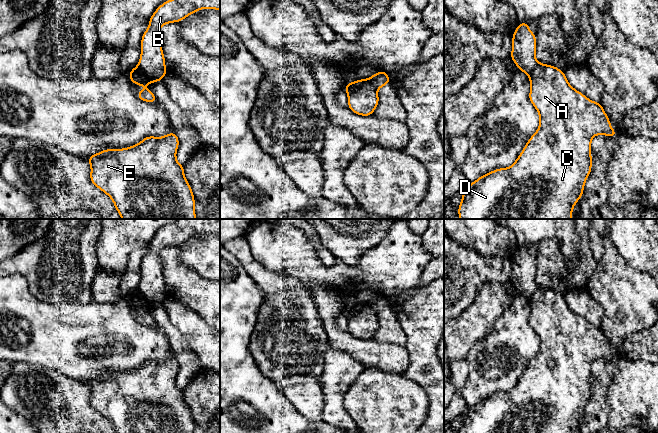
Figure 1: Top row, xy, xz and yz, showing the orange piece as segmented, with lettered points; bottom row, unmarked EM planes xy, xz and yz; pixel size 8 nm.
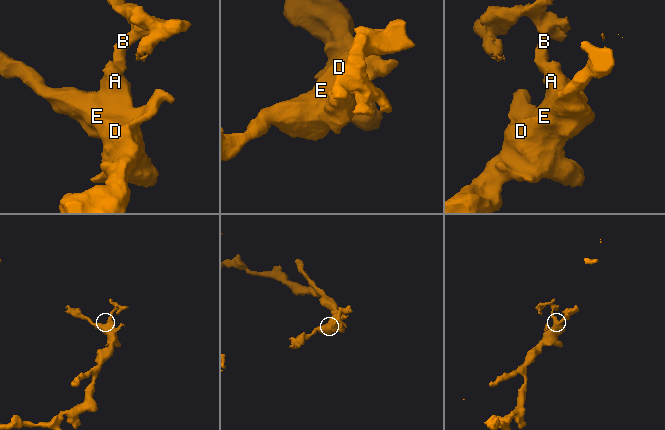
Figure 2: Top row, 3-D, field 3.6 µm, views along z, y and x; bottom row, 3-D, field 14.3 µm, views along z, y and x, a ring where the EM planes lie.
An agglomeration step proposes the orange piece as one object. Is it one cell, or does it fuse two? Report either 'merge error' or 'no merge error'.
merge error

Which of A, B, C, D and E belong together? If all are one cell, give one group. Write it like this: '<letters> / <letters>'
A C D E / B

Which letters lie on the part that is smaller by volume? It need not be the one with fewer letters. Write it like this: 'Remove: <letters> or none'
Remove: B

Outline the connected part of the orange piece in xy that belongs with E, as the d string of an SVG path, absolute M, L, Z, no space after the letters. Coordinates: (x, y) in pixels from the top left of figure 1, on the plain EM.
M173 355L163 361L146 360L131 371L115 374L106 372L87 383L91 390L90 406L112 423L116 433L194 433L195 422L184 400L184 389L176 384L178 371L179 362Z

